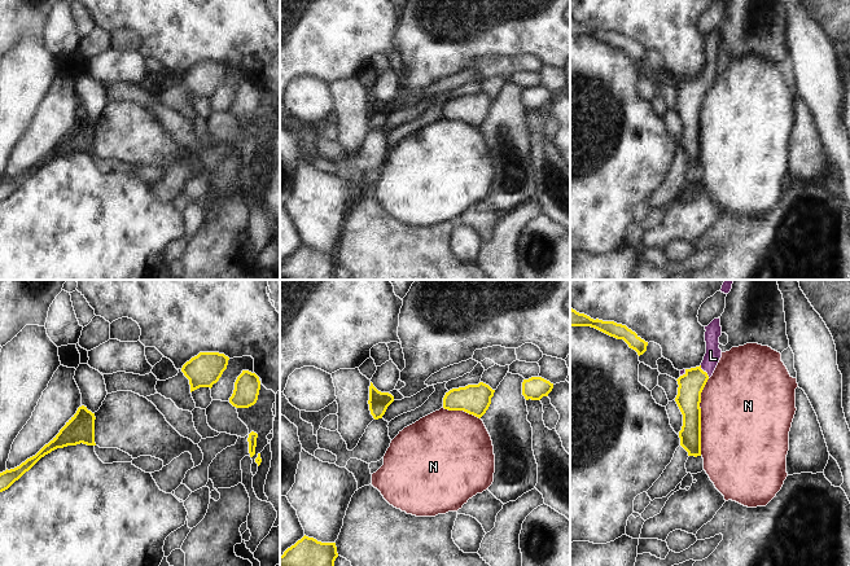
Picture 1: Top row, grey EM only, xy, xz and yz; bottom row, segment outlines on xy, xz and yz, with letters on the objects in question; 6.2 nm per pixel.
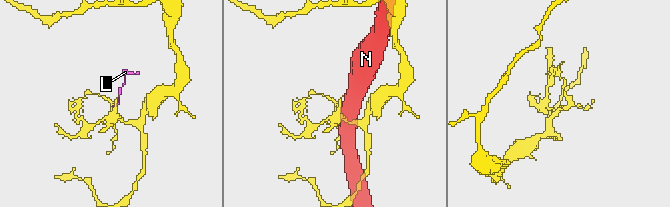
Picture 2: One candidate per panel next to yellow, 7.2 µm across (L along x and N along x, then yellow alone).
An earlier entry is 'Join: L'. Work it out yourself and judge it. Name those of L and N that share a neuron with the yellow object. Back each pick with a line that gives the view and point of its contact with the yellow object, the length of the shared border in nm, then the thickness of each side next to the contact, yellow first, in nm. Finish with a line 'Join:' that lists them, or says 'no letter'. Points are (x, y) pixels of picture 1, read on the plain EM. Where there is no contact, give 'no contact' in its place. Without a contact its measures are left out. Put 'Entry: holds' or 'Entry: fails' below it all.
L: contact yz (705, 82); length 100 nm; calibres 160 and 100 nm
Join: L
Entry: holds

